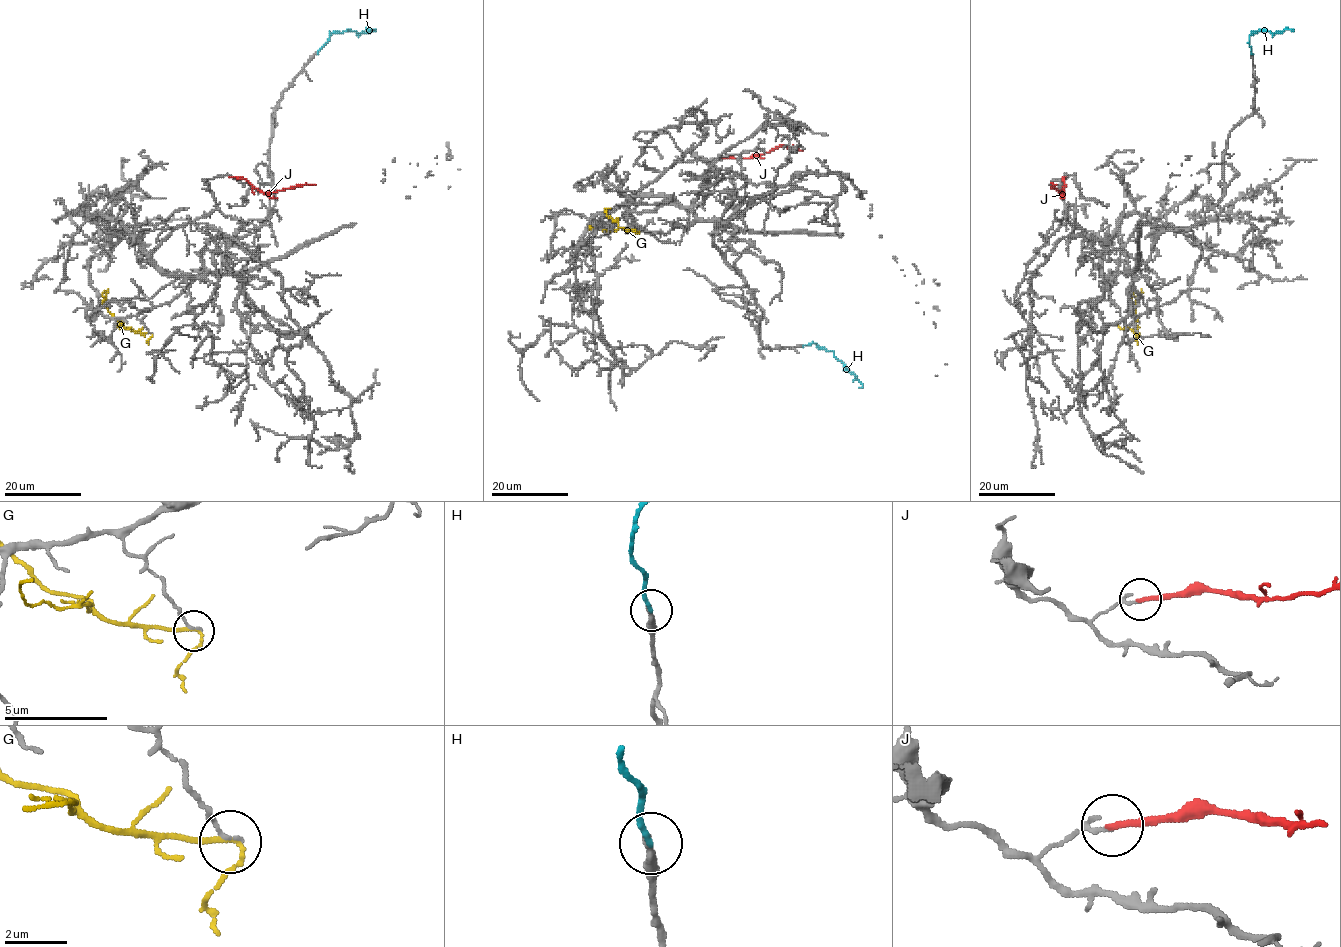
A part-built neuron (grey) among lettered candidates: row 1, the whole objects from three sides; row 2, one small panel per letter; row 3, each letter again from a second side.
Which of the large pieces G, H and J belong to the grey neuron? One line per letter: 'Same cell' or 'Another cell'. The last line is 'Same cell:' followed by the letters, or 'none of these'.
G: Another cell
H: Another cell
J: Another cell
Same cell: none of these

